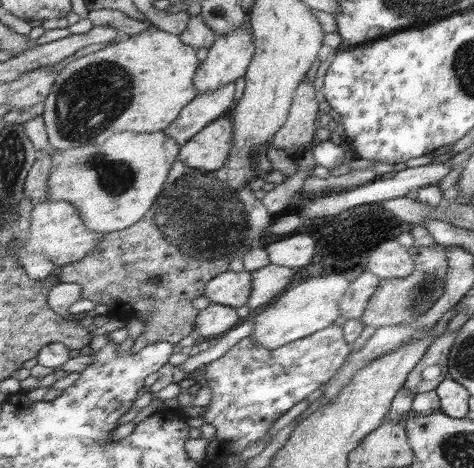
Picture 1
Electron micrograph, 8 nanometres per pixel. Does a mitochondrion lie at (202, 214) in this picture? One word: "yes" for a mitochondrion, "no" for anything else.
yes

